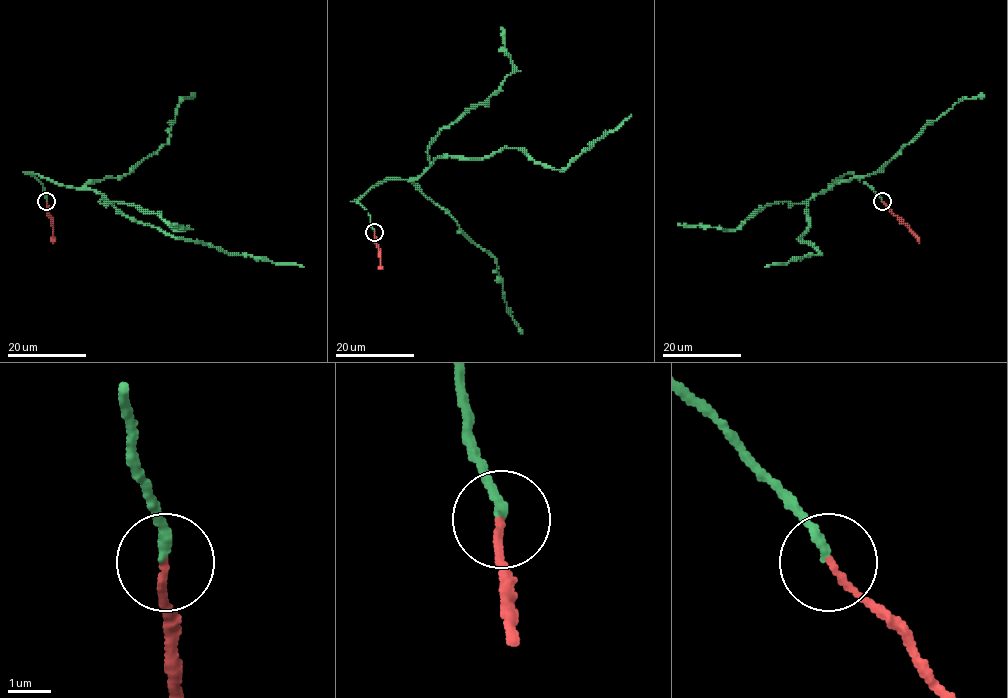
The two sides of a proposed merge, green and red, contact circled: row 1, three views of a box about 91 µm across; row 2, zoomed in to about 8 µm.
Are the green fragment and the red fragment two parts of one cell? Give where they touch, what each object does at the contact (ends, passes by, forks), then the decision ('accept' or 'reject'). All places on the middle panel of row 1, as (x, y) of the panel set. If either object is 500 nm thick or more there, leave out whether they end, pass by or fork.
at (374, 232); green ends there; red ends there; accept

